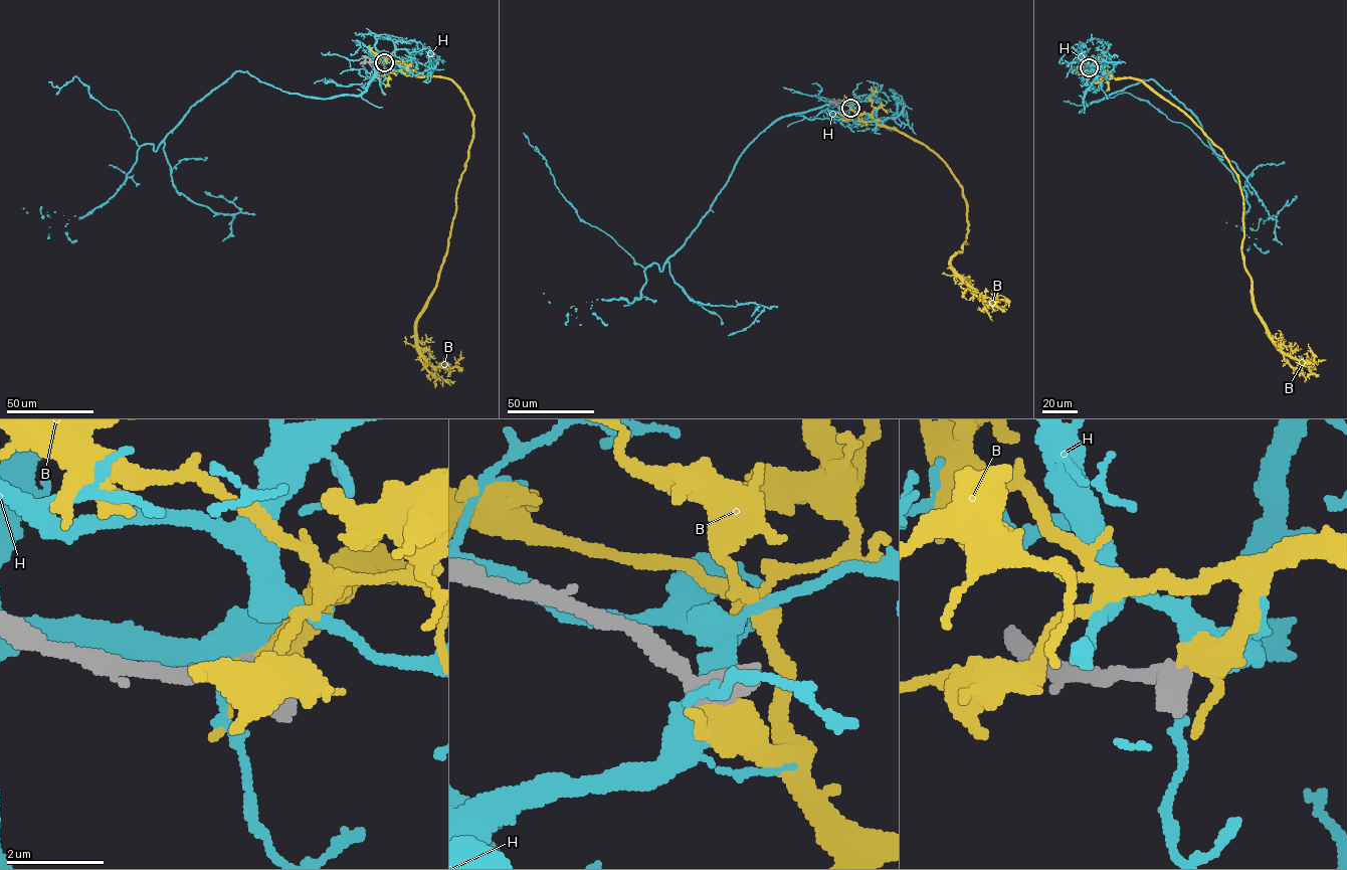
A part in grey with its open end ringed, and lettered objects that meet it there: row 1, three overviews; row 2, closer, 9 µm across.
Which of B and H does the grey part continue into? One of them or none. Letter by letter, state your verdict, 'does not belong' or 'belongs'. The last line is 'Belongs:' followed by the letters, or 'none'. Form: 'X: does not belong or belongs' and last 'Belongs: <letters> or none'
B: belongs
H: does not belong
Belongs: B

